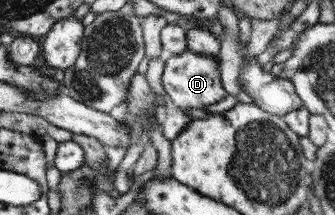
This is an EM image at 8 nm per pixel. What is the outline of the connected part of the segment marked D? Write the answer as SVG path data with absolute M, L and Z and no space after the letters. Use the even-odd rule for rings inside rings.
M190 49L176 56L166 56L163 70L163 86L172 100L172 105L186 111L189 108L205 108L226 98L227 89L223 86L221 57L197 54Z

